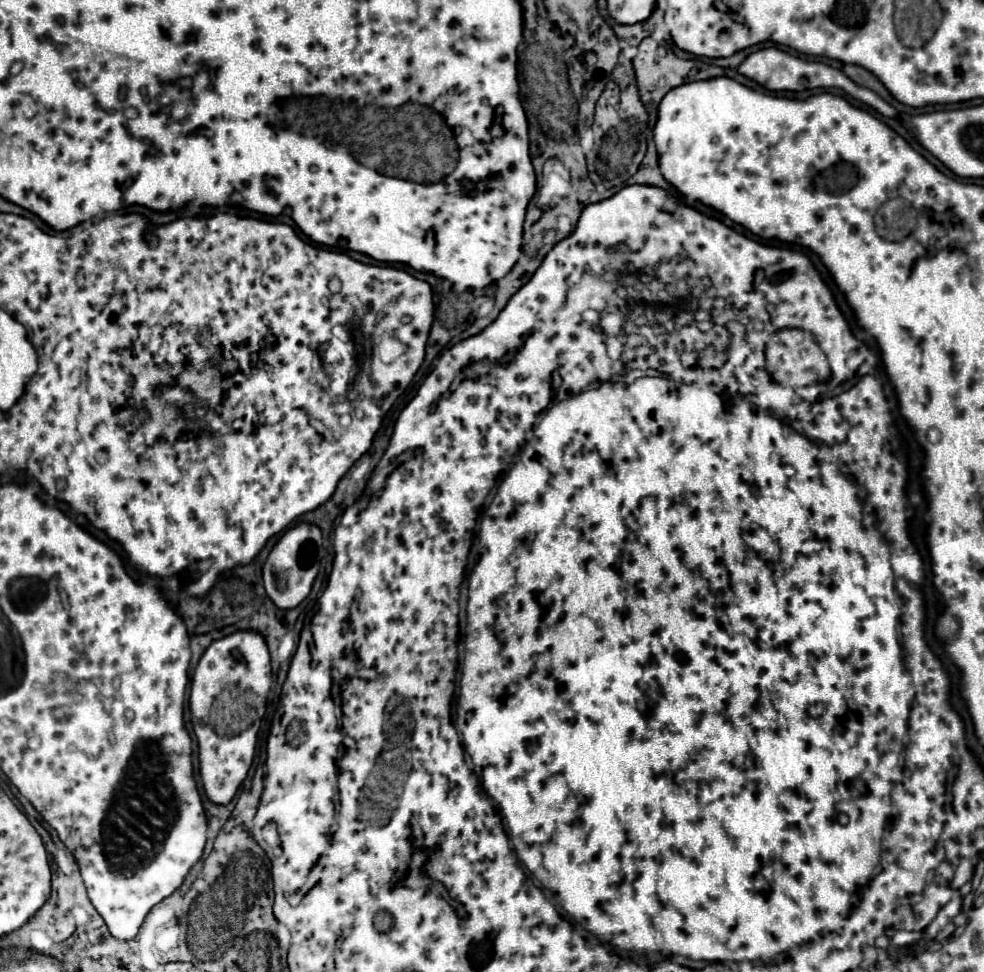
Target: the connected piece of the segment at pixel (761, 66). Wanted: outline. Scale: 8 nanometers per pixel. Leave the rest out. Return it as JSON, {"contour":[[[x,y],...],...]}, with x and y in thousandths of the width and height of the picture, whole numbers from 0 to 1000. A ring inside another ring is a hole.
{"contour":[[[779,48],[779,50],[771,50],[767,55],[763,55],[749,71],[753,77],[757,77],[759,81],[767,83],[769,87],[782,92],[782,94],[818,94],[818,92],[830,92],[830,90],[836,90],[836,92],[855,92],[859,94],[861,98],[865,98],[867,102],[871,104],[877,104],[879,108],[887,110],[889,114],[893,114],[897,120],[910,120],[910,112],[899,106],[891,96],[887,96],[885,92],[879,92],[879,90],[873,90],[869,87],[859,75],[855,75],[853,71],[847,71],[834,63],[816,63],[812,59],[806,59],[794,50],[788,50],[788,48]]]}

